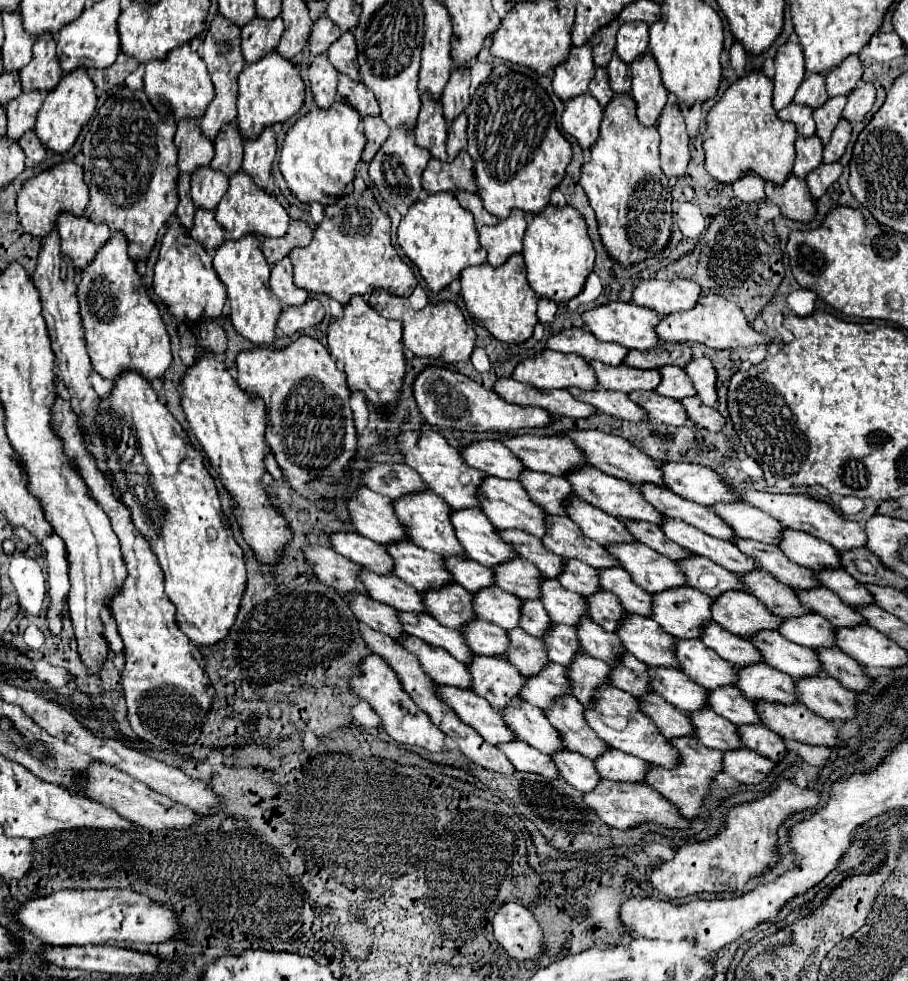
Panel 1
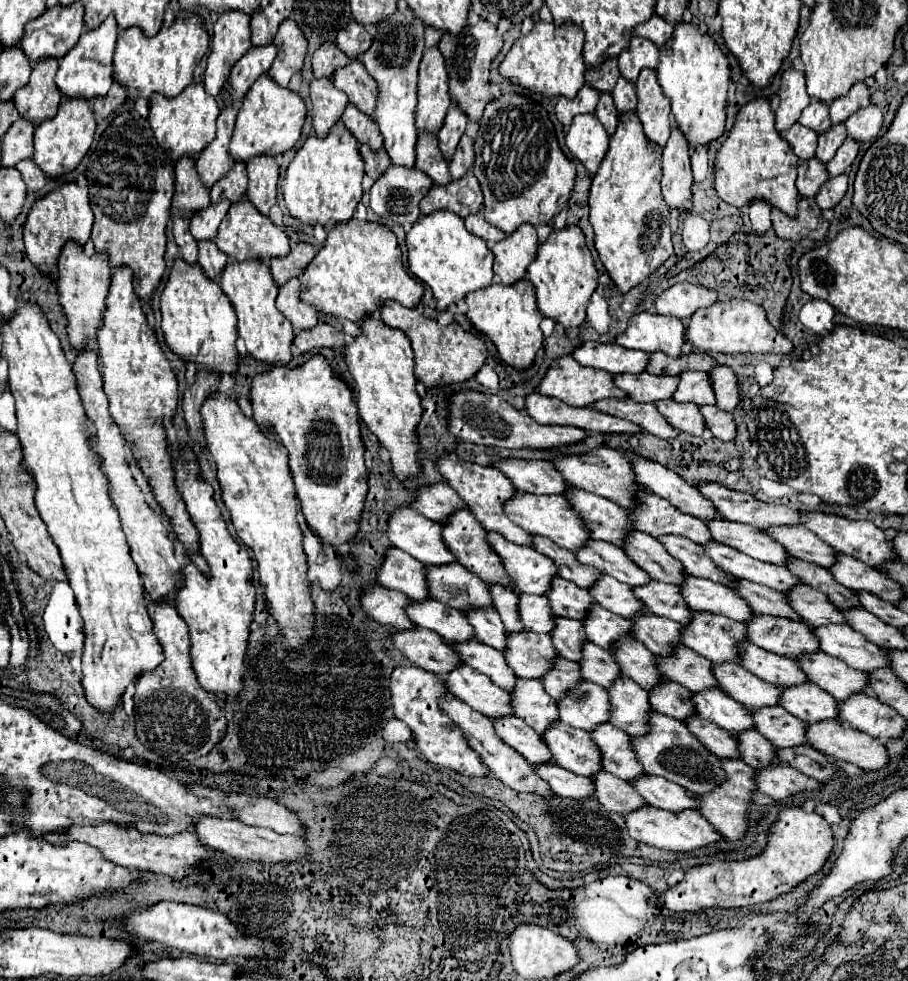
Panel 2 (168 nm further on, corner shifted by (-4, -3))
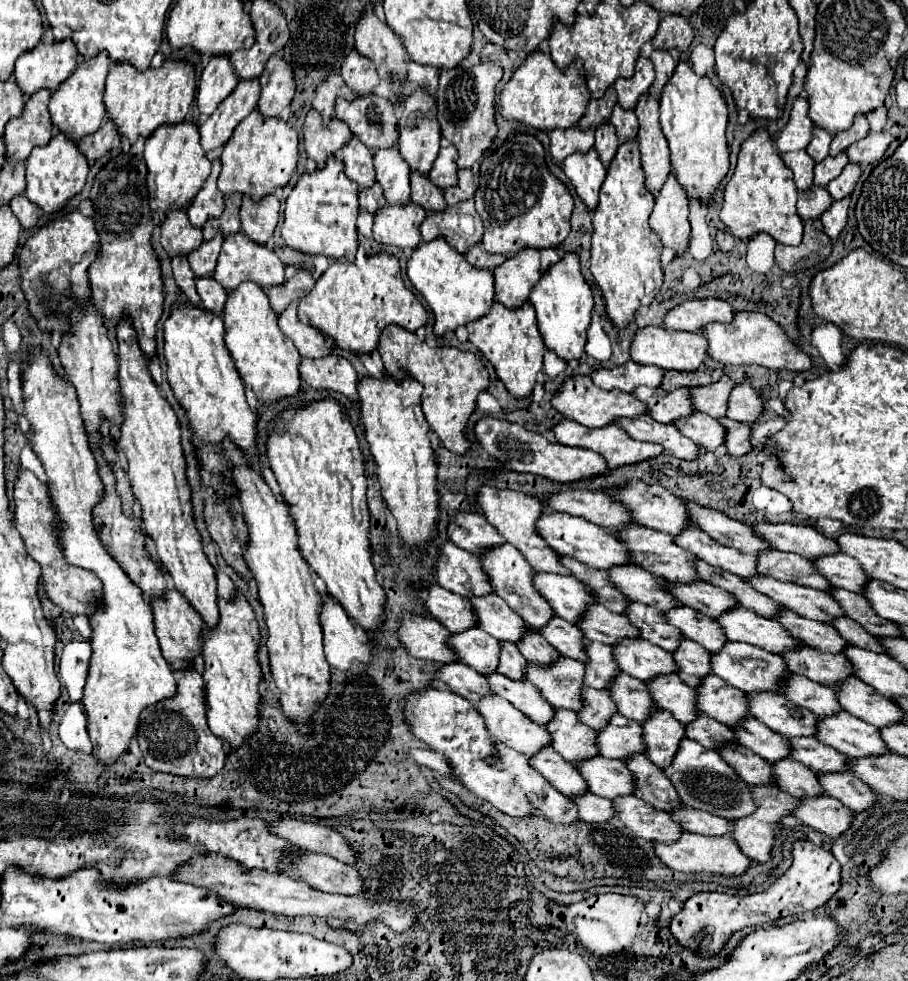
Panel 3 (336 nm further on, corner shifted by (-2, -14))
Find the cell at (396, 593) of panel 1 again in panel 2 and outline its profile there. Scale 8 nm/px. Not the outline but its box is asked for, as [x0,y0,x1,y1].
[406,599,474,641]

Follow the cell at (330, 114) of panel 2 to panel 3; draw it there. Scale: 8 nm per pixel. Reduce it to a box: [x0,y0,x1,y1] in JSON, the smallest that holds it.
[304,108,352,168]

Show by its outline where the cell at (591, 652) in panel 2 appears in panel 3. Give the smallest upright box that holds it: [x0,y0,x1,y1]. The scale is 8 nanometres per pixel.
[608,672,656,722]

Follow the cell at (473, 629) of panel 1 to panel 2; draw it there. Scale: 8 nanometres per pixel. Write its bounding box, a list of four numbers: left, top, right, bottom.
[504,633,560,679]

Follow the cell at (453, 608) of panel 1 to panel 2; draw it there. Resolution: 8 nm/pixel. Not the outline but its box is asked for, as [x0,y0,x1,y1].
[466,607,508,651]

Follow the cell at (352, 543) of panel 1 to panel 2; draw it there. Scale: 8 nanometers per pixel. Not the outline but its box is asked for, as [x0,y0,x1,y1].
[378,547,432,597]

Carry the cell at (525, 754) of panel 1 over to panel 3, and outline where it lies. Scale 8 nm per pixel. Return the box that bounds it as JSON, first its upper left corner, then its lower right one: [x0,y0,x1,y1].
[570,792,614,822]

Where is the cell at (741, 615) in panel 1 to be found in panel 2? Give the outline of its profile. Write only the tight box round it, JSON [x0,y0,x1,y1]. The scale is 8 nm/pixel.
[748,617,820,659]

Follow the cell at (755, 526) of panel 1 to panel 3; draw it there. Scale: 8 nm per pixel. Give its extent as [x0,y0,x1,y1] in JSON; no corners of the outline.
[810,552,868,592]

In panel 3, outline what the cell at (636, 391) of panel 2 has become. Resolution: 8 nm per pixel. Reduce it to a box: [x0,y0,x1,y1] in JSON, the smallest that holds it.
[632,388,694,424]

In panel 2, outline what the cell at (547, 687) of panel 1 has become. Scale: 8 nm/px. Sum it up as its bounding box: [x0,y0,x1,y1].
[558,681,608,731]

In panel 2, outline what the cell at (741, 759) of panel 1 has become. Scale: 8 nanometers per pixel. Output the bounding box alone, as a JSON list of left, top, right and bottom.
[756,763,822,801]

